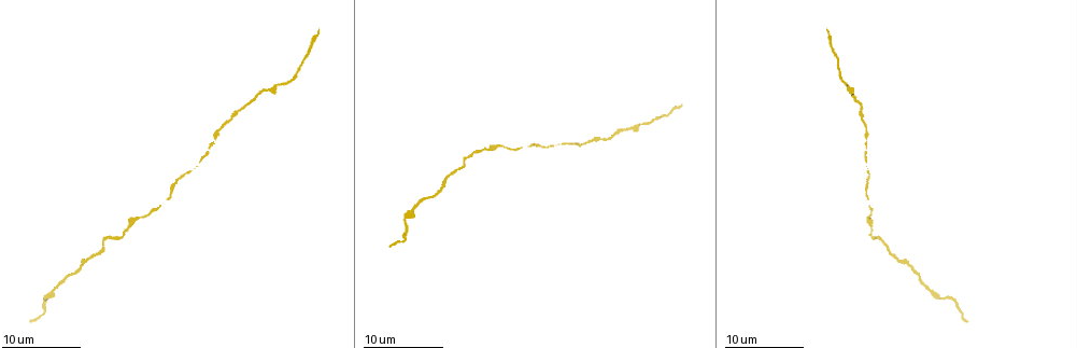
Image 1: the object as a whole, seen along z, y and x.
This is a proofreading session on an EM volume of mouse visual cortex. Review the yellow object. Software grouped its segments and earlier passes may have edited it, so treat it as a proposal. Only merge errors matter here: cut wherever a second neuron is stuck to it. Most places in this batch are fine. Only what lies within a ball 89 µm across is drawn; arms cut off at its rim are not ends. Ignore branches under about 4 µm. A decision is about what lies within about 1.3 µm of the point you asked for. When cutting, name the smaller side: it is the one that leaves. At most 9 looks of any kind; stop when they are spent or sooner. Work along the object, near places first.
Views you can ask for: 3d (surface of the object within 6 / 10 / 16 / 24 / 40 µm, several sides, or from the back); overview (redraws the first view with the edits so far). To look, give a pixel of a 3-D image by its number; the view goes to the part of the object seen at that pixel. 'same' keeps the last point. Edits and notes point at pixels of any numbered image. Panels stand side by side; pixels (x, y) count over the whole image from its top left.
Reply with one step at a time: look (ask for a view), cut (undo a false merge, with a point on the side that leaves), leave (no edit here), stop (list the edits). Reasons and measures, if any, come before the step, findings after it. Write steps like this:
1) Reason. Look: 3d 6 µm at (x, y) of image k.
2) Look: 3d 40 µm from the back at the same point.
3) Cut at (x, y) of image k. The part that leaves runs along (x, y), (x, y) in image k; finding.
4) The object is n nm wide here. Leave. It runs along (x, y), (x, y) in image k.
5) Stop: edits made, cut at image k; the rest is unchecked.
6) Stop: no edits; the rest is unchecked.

Thick turns thin. Look: 3d 6 µm at (137, 218) of image 1.

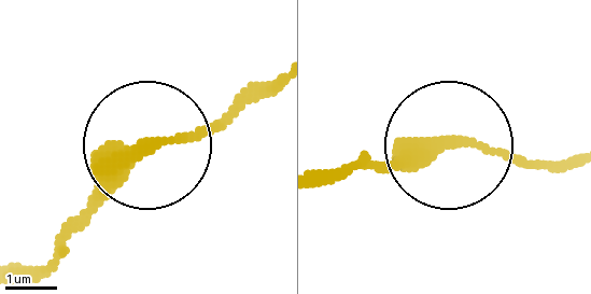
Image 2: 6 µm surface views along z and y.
Leave. One neuron here.

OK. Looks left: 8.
Calibre changes. Look: 3d 10 µm at (643, 123) of image 1.

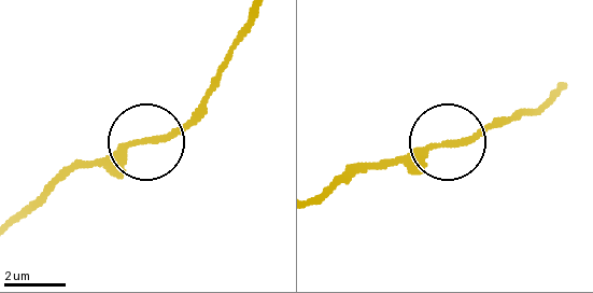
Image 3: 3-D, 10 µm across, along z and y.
Leave. It runs along (318, 201), (371, 168), (418, 159), (499, 119) in image 3; all the same neuron.

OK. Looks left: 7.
Calibre changes. Look: 3d 10 µm at (672, 111) of image 1.

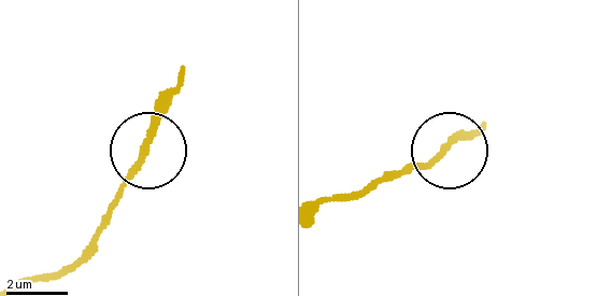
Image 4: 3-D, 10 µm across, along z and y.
Leave. One neuron here.

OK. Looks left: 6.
Sudden change in width. Look: 3d 10 µm at (862, 108) of image 1.

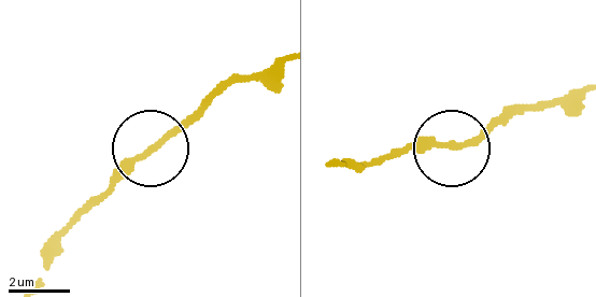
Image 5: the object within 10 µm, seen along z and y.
Leave. It runs along (42, 280), (57, 241), (217, 89) in image 5; continuous, no second neuron.

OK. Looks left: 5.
Stop: no edits; the rest is unchecked.

